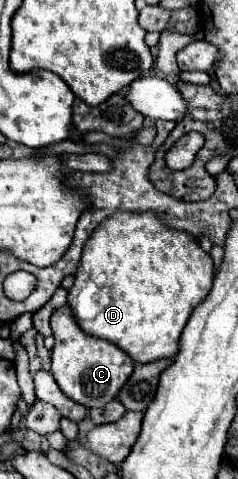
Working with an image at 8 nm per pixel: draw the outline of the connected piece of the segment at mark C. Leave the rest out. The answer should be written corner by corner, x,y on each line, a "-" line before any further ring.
69,303
55,309
51,315
51,329
55,337
55,347
53,347
53,365
51,373
61,387
61,391
71,397
77,403
83,403
87,409
93,407
105,407
111,399
117,397
119,389
125,385
129,379
135,361
119,349
115,343
109,343
99,337
87,335
79,325
75,323
75,317
69,309

